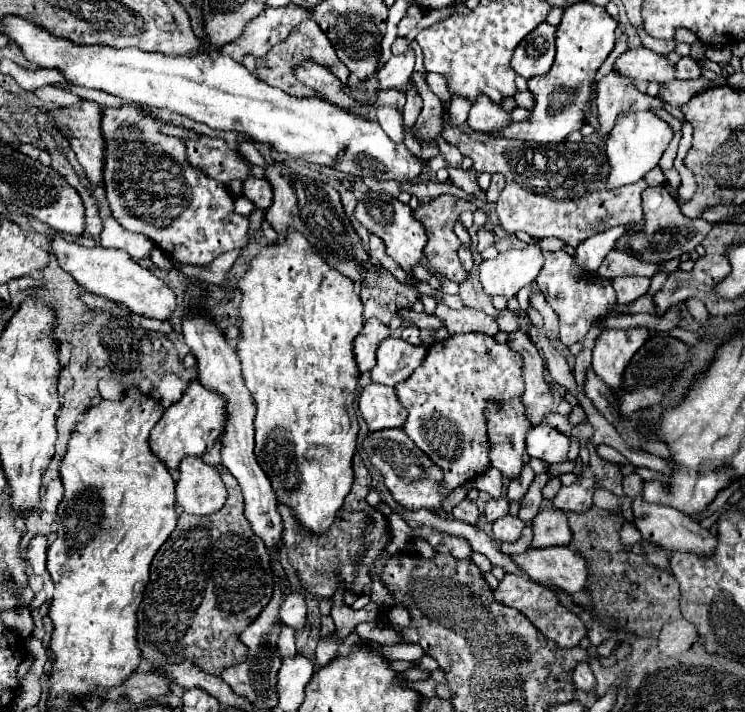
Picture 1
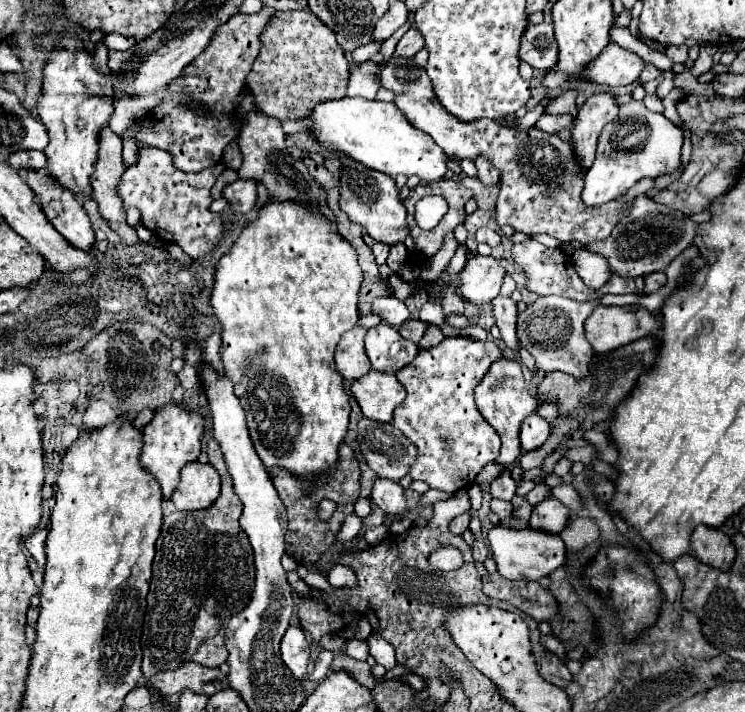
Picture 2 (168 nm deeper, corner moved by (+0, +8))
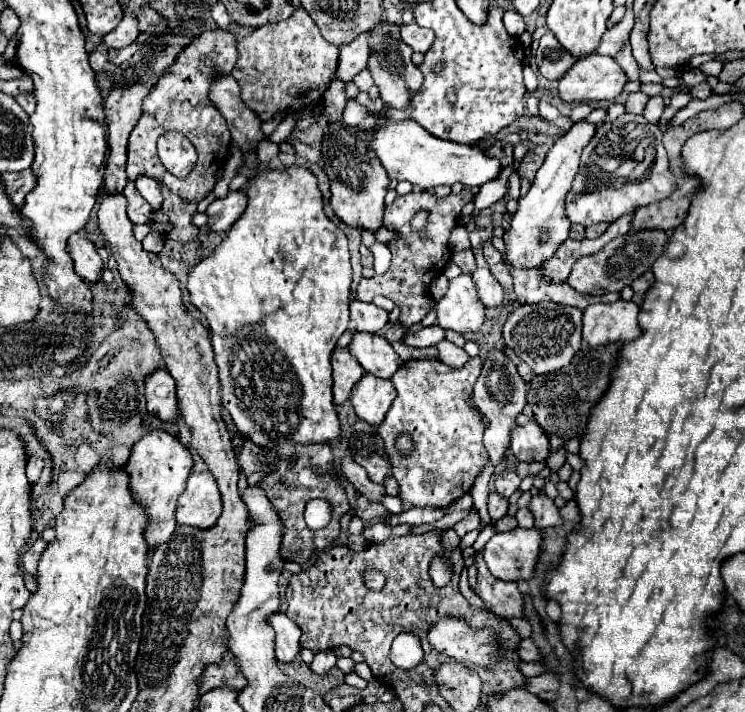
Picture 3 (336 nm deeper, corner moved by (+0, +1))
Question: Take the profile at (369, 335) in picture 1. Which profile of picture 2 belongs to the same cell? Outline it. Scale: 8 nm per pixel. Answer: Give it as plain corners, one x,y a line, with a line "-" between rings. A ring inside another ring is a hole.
355,326
353,330
347,330
341,336
335,348
335,366
343,380
357,380
371,370
371,362
363,348
365,334
367,334
365,328

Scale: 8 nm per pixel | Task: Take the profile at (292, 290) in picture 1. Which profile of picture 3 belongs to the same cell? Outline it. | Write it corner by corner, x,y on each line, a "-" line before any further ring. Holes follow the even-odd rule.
287,167
285,171
259,171
247,189
247,209
239,217
239,221
231,227
221,245
199,265
189,271
187,289
191,293
191,303
203,313
209,323
209,331
213,333
213,349
215,363
219,367
221,379
221,403
229,409
239,433
249,437
253,445
261,445
261,449
269,449
277,453
277,457
293,457
293,449
297,445
311,443
327,443
335,441
341,435
341,421
333,405
333,377
331,377
331,353
345,333
349,325
349,301
351,301
351,255
347,249
347,235
325,215
323,197
317,187
315,175
305,167

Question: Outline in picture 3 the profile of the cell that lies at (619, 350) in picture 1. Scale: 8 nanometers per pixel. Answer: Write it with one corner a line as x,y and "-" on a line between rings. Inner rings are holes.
615,301
615,303
593,303
583,313
583,339
589,343
589,347
599,347
607,343
627,343
641,335
641,327
637,323
639,307
633,301

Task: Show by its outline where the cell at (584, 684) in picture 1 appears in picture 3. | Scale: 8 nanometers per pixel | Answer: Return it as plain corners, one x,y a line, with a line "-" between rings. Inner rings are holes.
523,639
519,643
519,657
523,661
539,661
541,659
541,653
539,653
539,649
537,649
533,639

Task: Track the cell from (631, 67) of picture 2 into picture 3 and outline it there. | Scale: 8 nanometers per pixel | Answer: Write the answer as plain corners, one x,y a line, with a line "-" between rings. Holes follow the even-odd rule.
593,53
577,59
561,77
559,95
563,101
613,101
623,93
627,75
613,57

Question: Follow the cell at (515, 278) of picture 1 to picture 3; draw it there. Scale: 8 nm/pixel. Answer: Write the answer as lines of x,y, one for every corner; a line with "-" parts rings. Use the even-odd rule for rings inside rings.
467,273
449,281
449,289
435,309
437,325
443,329
467,333
483,325
483,305
477,297
477,285
473,285
473,277

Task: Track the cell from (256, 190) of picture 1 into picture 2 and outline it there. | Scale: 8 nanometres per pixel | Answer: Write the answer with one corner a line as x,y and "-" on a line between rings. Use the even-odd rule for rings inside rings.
239,178
223,188
223,198
229,202
231,210
247,214
255,208
257,202
257,182

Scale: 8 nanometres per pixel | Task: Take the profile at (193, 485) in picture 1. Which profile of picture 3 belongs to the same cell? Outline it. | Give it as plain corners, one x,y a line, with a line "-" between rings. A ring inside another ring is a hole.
191,473
187,489
177,501
177,523
191,527
213,527
221,515
221,495
215,477
205,473

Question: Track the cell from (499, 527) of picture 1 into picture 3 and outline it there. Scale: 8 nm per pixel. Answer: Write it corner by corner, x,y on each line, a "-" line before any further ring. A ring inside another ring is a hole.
499,493
489,495
489,517
491,517
491,521
499,521
501,517
505,517
507,507
509,507
509,503
505,497
501,497

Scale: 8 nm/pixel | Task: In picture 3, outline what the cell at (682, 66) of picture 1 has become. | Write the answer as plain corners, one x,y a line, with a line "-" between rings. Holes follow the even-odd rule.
627,11
627,15
623,17
621,23
613,25
607,29
607,33
601,39
601,47
597,49
599,55
611,55
615,57
627,43
629,43
629,33
633,29
633,13

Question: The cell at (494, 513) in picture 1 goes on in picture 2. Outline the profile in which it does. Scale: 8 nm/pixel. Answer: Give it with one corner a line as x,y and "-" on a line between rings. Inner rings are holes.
505,468
493,482
491,482
491,496
501,500
511,500
515,496
517,482
511,478
511,472

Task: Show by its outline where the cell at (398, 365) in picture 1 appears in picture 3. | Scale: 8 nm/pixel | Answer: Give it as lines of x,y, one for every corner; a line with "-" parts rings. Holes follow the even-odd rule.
355,333
353,341
349,343
349,351
357,357
365,373
381,379
389,379
403,363
393,351
391,343
377,333

